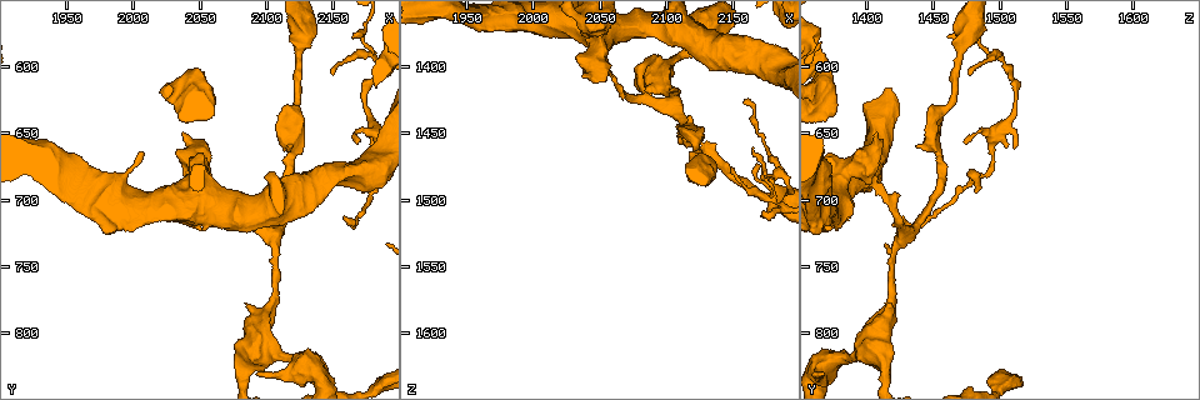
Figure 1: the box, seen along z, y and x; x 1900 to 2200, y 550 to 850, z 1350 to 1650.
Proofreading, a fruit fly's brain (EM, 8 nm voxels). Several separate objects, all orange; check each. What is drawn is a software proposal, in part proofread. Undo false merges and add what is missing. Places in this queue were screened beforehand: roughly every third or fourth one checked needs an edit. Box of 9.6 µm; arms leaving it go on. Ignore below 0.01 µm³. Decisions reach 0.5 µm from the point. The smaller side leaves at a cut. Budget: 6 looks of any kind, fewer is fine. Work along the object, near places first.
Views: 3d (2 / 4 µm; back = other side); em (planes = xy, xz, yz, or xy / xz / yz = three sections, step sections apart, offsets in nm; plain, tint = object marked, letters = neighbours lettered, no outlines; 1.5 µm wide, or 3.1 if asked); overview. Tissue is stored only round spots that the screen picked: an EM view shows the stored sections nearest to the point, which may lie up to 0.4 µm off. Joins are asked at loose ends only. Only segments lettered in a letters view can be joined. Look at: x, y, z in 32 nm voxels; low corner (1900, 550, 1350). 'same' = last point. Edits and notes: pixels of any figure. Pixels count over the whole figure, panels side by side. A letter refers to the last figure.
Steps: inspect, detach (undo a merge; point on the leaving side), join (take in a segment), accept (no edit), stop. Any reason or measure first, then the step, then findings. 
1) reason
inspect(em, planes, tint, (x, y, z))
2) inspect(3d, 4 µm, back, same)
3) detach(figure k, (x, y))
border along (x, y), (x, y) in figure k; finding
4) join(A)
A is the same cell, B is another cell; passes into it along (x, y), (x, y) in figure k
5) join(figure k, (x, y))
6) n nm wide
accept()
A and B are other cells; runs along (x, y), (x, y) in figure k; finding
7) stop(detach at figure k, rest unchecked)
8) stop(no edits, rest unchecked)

two arms in line, one across
inspect(3d, 2 µm, (2180, 592, 1500))

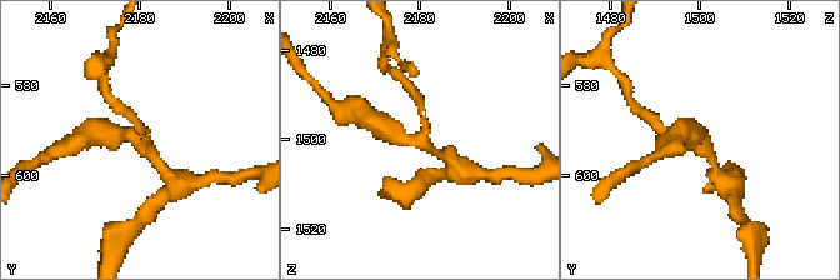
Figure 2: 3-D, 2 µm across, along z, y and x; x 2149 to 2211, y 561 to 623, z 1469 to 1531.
now the EM
inspect(em, planes, plain, (2180, 593, 1499))

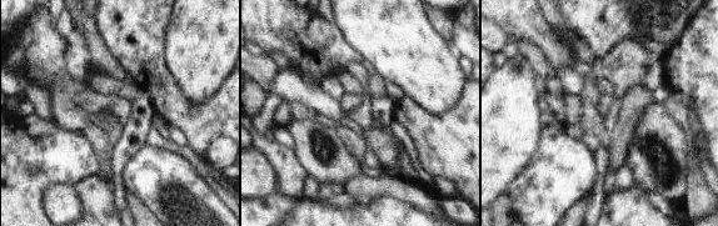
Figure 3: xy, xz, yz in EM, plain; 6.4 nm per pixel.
inspect(em, planes, letters, same)

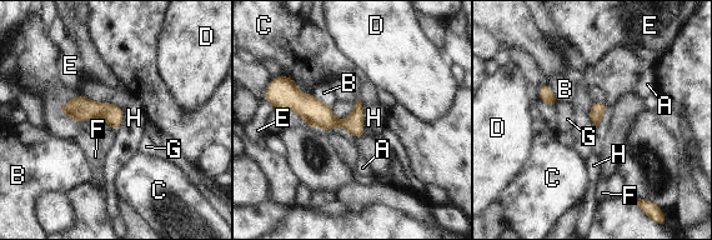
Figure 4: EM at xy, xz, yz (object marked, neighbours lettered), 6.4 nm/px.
accept()
A, B, C, D, E, F, G and H are other cells; border along (123, 109), (123, 120), (115, 133) in figure 4; continuous, no second cell

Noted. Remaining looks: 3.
thick turns thin
inspect(em, yz, step 8, tint, (2058, 688, 1408))

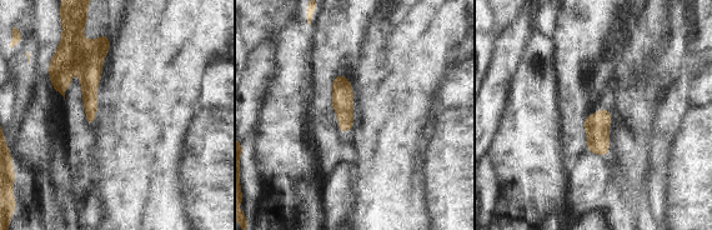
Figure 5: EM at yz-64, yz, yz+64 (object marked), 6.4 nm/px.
inspect(em, xz, step 4, letters, same)

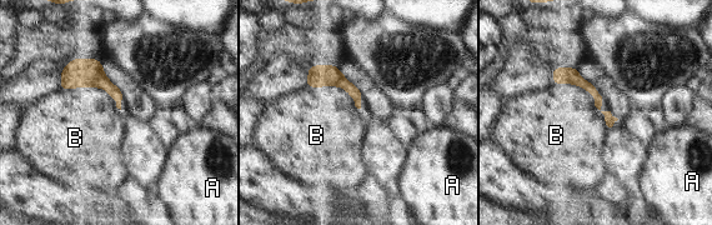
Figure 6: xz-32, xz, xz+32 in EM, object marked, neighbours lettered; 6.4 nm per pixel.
B touches over 480 nm
accept()
A and B are other cells; border along (551, 83), (583, 88), (608, 128) in figure 6; continuous, no second cell

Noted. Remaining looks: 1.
an open end
inspect(em, planes, letters, (2148, 830, 1376))

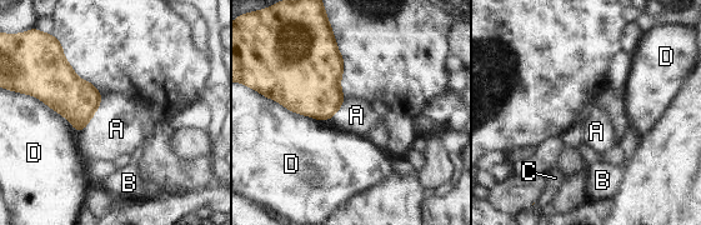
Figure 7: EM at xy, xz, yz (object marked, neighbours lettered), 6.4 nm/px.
accept()
A, B, C and D are other cells; none of them fits

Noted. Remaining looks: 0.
stop(no edits, rest unchecked)

